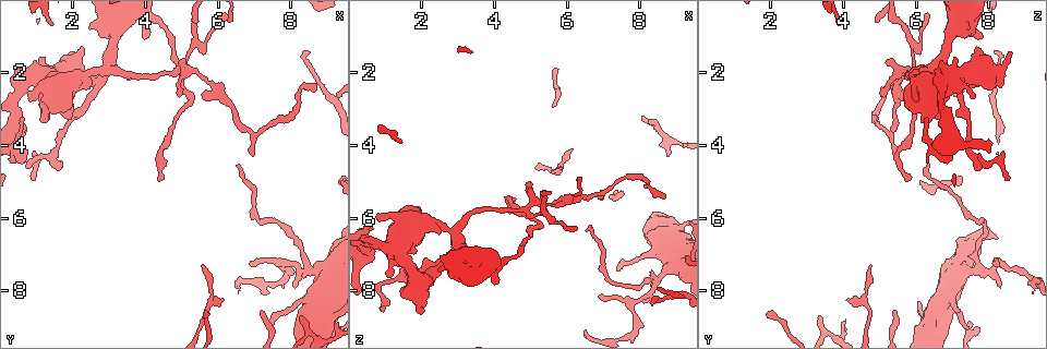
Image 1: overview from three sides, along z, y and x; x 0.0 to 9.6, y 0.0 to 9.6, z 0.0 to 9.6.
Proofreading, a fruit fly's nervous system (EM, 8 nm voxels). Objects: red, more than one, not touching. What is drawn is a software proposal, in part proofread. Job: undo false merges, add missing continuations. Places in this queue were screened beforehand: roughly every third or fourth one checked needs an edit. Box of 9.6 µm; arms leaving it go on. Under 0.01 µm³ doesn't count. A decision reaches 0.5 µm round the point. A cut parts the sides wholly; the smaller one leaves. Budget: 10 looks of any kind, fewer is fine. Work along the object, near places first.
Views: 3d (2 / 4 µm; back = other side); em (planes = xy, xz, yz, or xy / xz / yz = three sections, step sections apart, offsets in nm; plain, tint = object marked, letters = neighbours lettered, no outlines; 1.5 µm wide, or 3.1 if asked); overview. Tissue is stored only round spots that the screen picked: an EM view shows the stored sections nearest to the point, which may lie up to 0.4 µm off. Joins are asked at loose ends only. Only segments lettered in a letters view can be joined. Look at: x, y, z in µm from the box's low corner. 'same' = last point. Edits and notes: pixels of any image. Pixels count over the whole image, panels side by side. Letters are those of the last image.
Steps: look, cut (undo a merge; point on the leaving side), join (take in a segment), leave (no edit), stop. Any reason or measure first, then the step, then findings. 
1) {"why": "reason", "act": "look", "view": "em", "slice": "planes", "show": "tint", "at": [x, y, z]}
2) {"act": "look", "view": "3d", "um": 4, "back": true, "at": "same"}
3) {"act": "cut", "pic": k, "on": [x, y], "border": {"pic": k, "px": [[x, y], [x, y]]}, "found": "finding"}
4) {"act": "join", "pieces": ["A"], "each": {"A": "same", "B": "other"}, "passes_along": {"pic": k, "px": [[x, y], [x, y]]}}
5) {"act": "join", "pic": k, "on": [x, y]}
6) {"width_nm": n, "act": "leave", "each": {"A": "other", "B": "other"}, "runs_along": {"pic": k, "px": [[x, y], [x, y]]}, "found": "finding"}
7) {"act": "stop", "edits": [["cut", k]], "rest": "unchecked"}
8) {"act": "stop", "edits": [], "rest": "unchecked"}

{"why": "a fork", "act": "look", "view": "3d", "um": 2, "at": [4.80, 2.00, 5.80]}

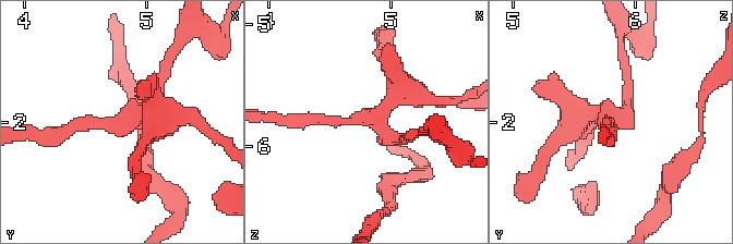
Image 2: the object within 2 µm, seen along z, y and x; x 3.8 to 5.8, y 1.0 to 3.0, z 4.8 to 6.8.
{"act": "look", "view": "em", "slice": "planes", "show": "letters", "at": [4.88, 2.00, 5.78]}

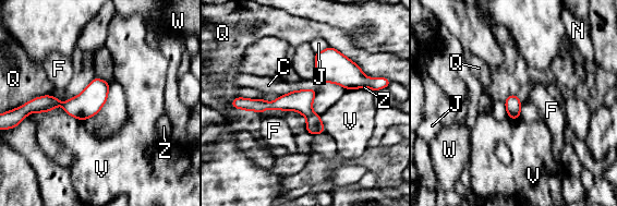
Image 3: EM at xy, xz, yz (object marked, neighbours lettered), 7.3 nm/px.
{"act": "leave", "each": {"C": "other", "F": "other", "J": "other", "N": "other", "Q": "other", "V": "other", "W": "other", "Z": "other"}, "found": "all the same neuron"}

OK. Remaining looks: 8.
{"why": "tapers out", "act": "look", "view": "3d", "um": 4, "at": [8.05, 7.90, 8.25]}

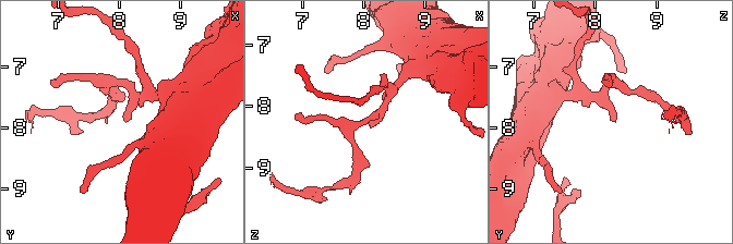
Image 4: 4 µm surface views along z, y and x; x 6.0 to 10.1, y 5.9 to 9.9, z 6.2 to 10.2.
{"why": "need the tissue", "act": "look", "view": "em", "slice": "planes", "show": "letters", "at": [8.10, 7.90, 8.25]}

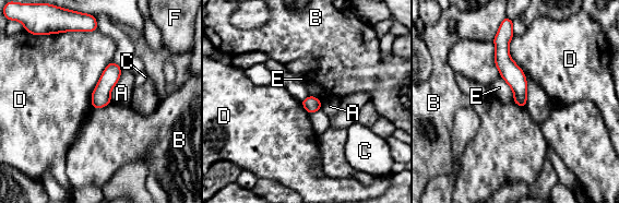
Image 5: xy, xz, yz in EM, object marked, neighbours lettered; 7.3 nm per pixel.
{"width_nm": 100, "act": "leave", "each": {"A": "other", "B": "other", "C": "other", "D": "other", "E": "other", "F": "other"}, "found": "none of them fits"}

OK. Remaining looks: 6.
{"why": "an open end", "act": "look", "view": "3d", "um": 4, "back": true, "at": [8.25, 8.75, 3.30]}

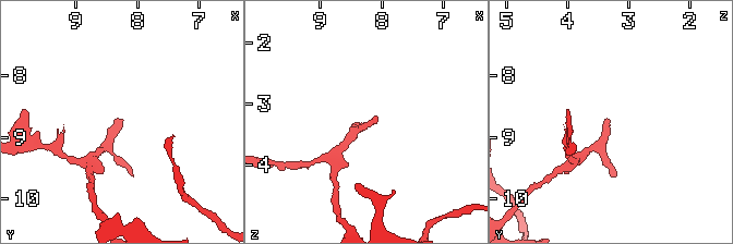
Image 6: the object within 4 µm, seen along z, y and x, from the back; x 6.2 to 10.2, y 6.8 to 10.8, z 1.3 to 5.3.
{"act": "look", "view": "em", "slice": "yz", "step": 8, "show": "letters", "at": [8.20, 8.70, 3.30]}

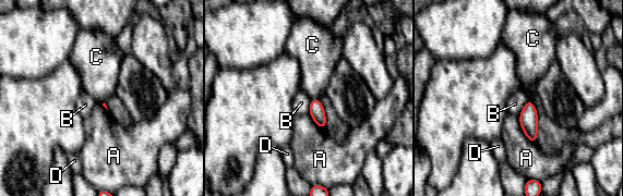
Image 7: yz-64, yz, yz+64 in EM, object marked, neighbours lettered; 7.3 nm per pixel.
{"act": "leave", "each": {"A": "other", "B": "other", "C": "other", "D": "other"}, "border": {"pic": 7, "px": [[312, 98], [318, 99]]}, "found": "none of them fits"}

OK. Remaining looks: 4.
{"act": "look", "view": "em", "slice": "planes", "show": "letters", "at": [8.25, 2.80, 5.10]}

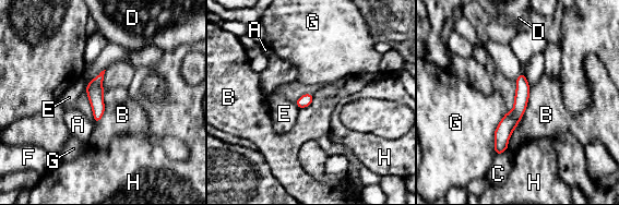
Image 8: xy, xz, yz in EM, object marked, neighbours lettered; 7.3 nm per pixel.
{"act": "leave", "each": {"A": "other", "B": "other", "C": "other", "D": "other", "E": "other", "F": "other", "G": "other", "H": "other"}, "found": "continuous, no second neuron"}

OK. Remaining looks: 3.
{"act": "stop", "edits": [], "rest": "unchecked"}

